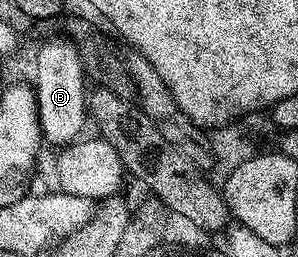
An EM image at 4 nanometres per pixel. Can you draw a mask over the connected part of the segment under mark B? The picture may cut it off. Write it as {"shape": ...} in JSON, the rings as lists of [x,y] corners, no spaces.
{"shape":[[[61,38],[52,39],[39,49],[34,71],[42,138],[49,146],[56,146],[56,149],[62,149],[75,142],[83,134],[85,123],[88,123],[88,83],[78,47],[67,38]]]}

